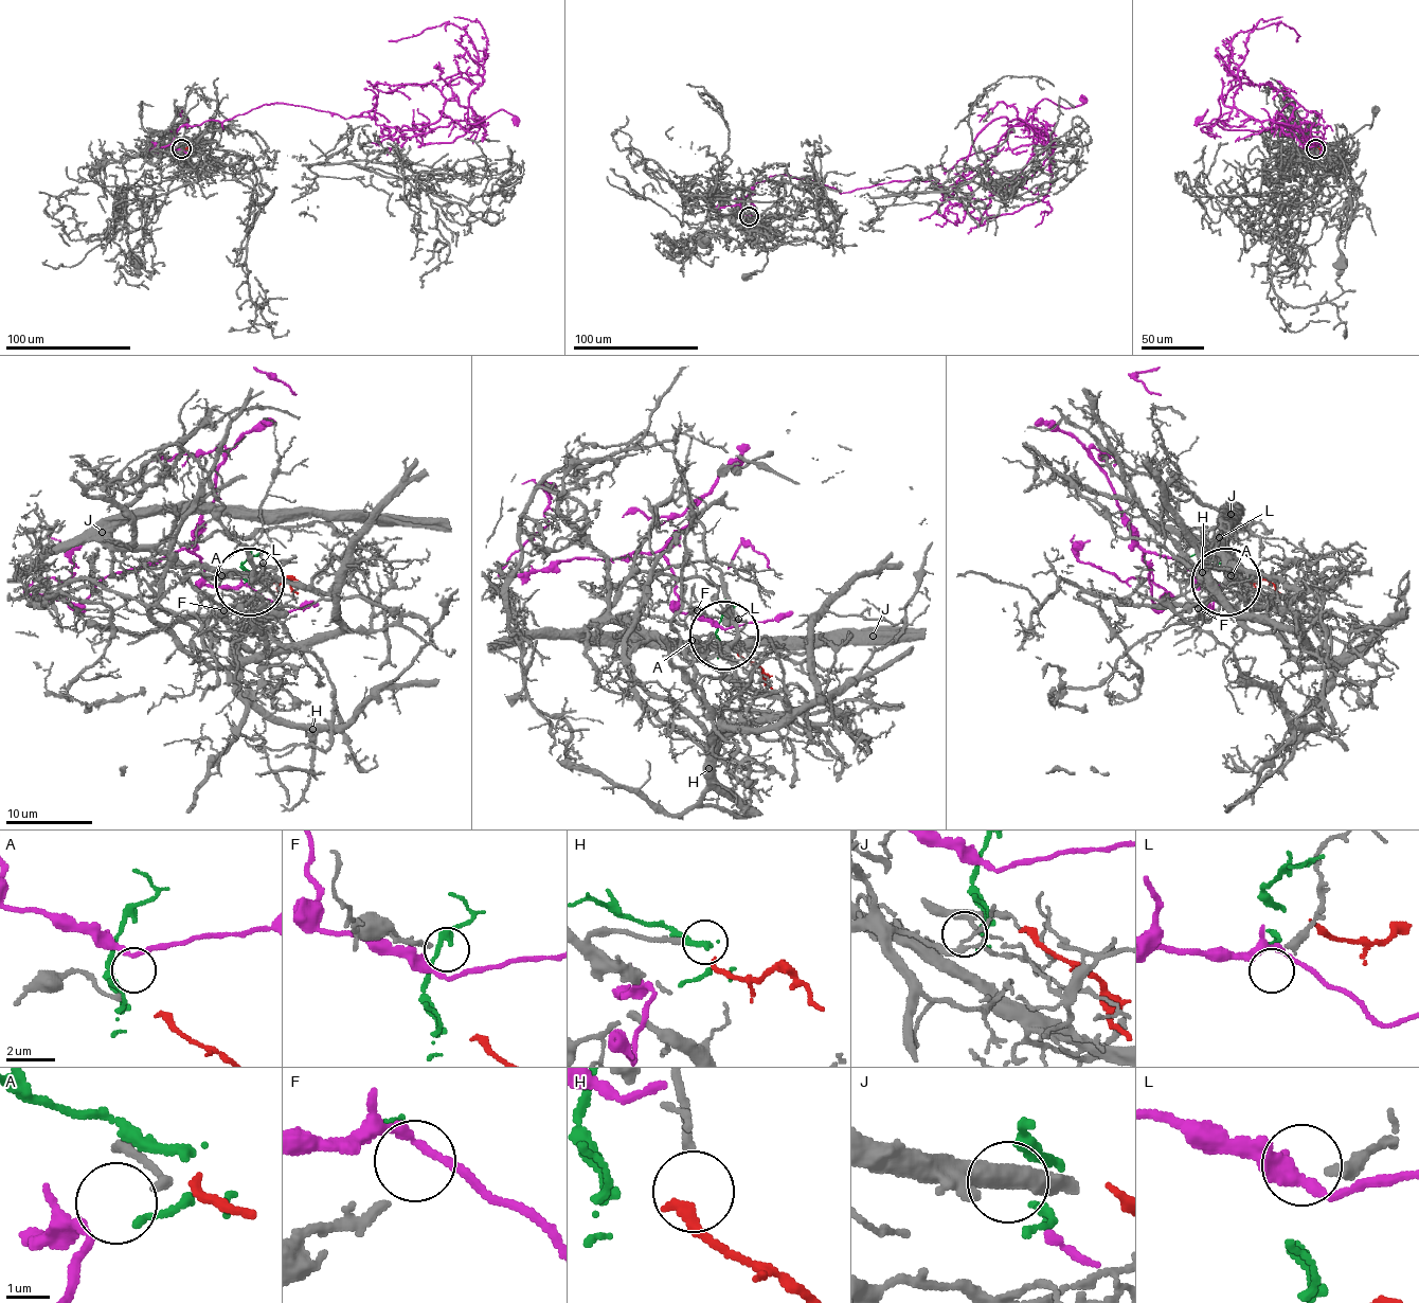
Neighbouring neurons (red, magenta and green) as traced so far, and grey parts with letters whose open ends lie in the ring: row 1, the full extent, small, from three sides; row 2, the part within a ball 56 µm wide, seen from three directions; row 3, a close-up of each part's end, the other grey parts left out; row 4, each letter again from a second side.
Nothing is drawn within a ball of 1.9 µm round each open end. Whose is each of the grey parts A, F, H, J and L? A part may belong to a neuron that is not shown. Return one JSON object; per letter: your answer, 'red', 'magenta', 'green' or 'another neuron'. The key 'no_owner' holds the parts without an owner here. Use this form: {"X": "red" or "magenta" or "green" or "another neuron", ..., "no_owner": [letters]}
{"A": "magenta", "F": "another neuron", "H": "another neuron", "J": "green", "L": "another neuron", "no_owner": ["F", "H", "L"]}

